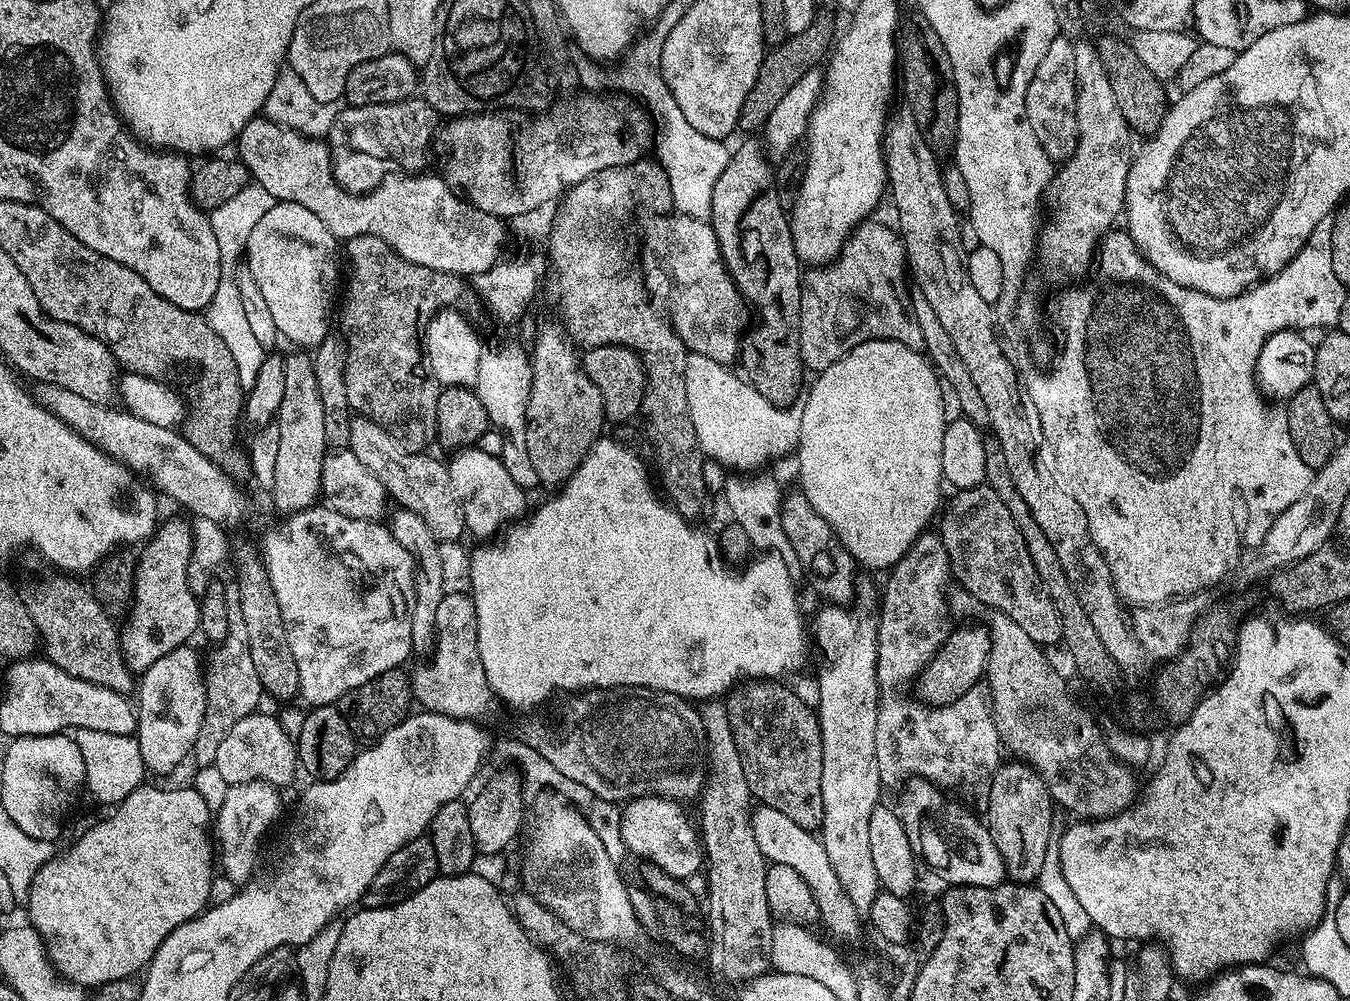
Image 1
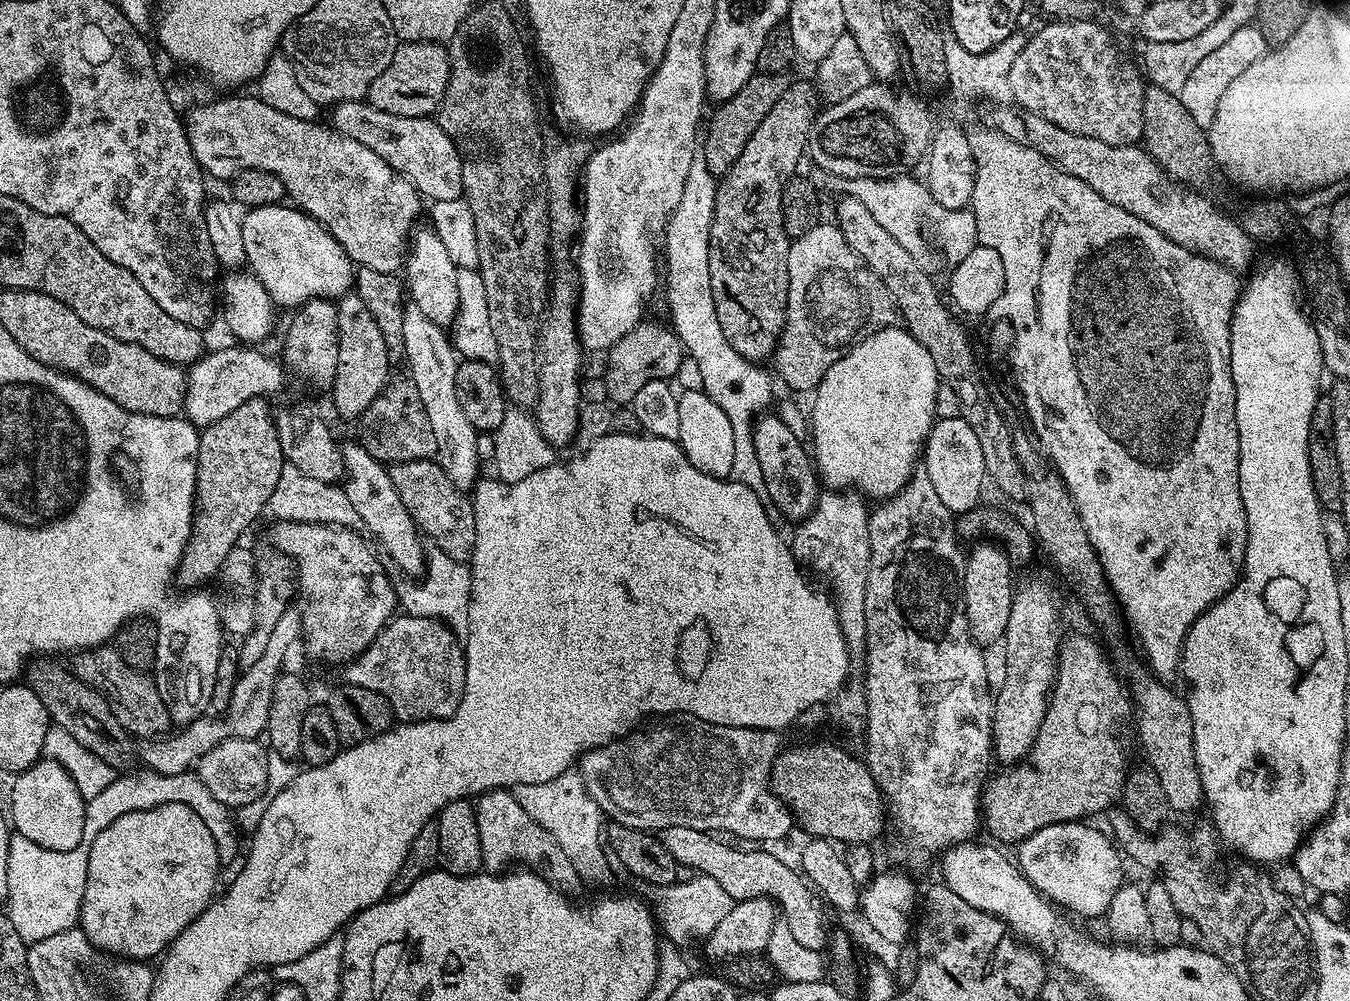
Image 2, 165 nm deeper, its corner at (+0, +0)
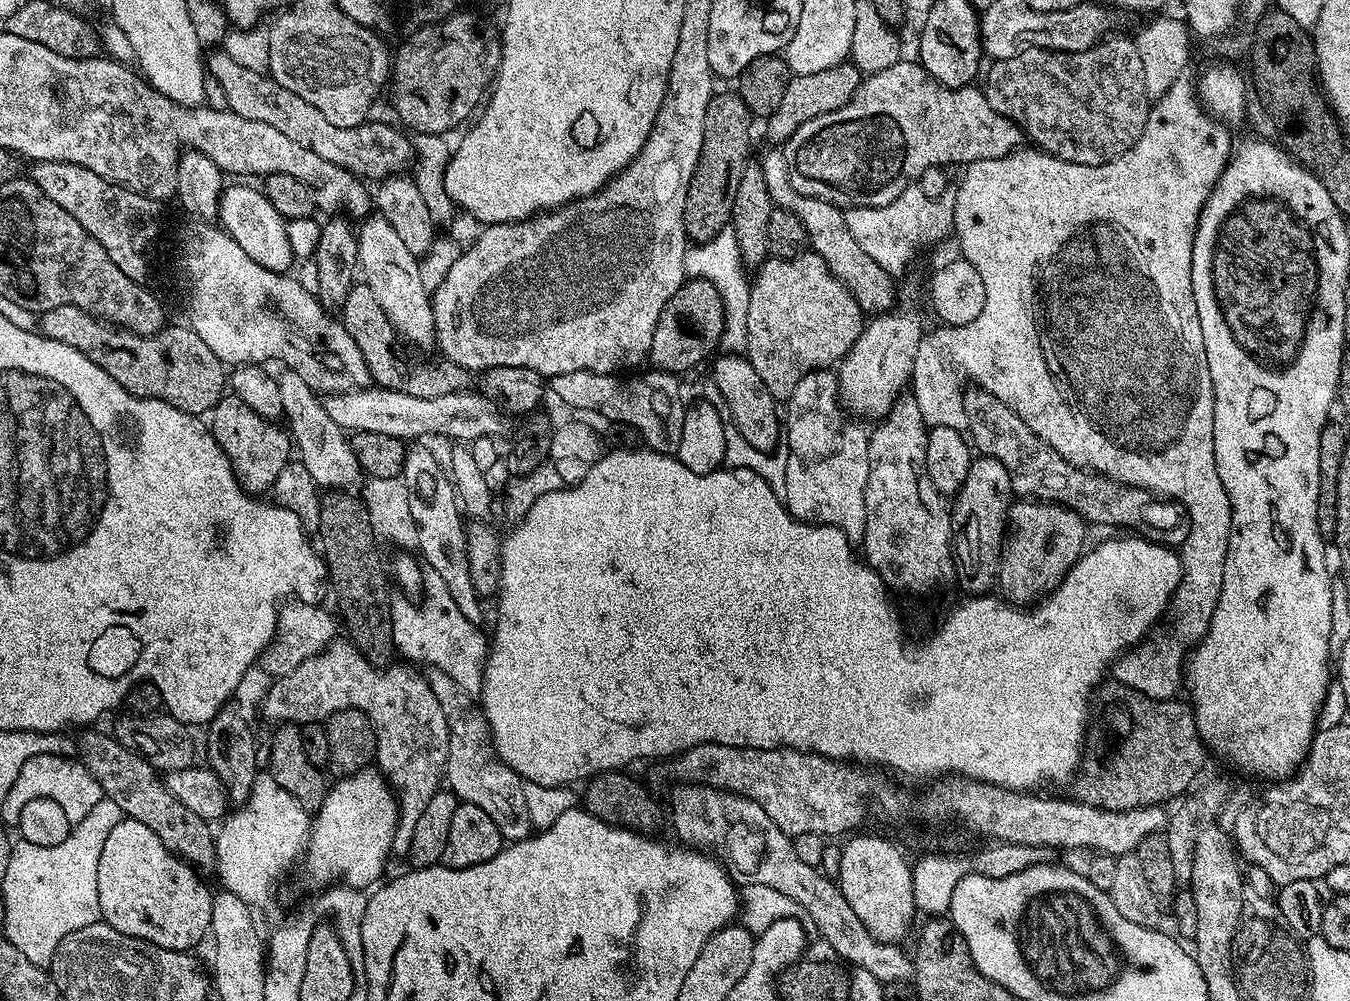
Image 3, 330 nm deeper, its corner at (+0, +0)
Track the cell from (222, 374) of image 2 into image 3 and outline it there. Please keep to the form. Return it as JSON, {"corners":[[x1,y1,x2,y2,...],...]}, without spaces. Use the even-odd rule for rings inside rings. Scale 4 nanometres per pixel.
{"corners":[[369,386,367,388,358,388,350,392,334,392,323,397,324,409,326,414,330,414,330,418,334,418,334,422,339,426,339,428,347,430,349,433,354,432,373,432,374,434,386,434,387,436,393,436,399,440,405,442,416,442,421,438,428,438,424,436,449,436,450,439,456,440,452,442,471,442,478,438,486,437,499,437,499,432,504,428,504,420,506,421,505,413,500,411,500,408,494,402,490,402,488,398,483,396,479,390,465,390,462,392,455,392,454,394,446,394,442,398,414,398,410,394,402,394,398,390,390,390,389,388,382,388,379,386]]}

